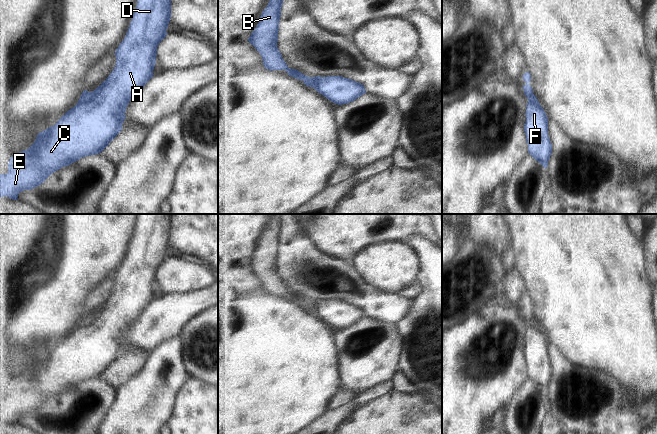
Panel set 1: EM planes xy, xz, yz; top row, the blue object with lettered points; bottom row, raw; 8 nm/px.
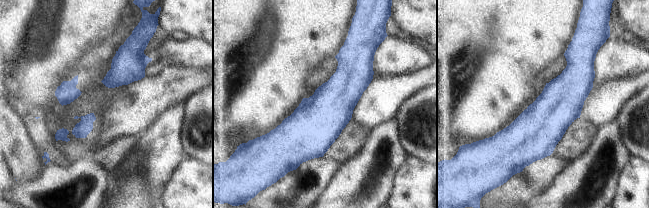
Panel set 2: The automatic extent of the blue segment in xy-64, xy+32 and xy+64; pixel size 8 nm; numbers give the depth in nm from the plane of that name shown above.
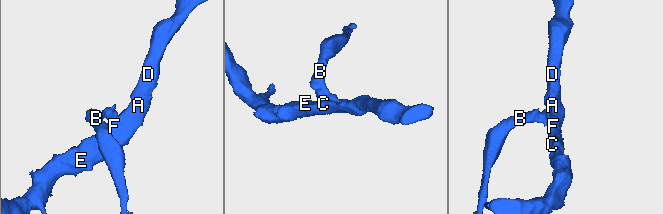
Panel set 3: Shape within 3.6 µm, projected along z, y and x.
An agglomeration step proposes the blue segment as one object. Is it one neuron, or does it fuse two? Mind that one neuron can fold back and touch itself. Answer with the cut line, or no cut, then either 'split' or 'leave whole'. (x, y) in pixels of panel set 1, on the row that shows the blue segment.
cut yz (533, 94), (528, 100); split

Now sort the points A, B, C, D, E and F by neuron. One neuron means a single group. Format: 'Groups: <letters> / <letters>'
Groups: A C D E F / B

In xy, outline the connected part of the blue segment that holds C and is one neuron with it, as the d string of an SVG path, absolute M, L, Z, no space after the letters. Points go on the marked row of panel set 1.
M137 0L133 18L124 40L115 50L116 65L105 81L94 91L81 95L77 104L68 110L54 126L37 134L34 143L27 149L13 154L8 163L8 173L0 174L0 197L17 200L18 194L41 185L54 172L78 161L82 157L101 153L122 130L125 112L130 100L138 94L153 77L157 47L166 37L171 18L171 0Z

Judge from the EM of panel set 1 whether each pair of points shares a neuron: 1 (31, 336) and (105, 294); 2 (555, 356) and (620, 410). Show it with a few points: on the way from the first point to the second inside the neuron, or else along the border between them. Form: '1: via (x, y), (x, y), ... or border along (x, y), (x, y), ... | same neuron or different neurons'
1: border along (98, 285), (85, 303), (90, 315) | different neurons
2: via (571, 372), (583, 378), (590, 378), (606, 393) | same neuron

